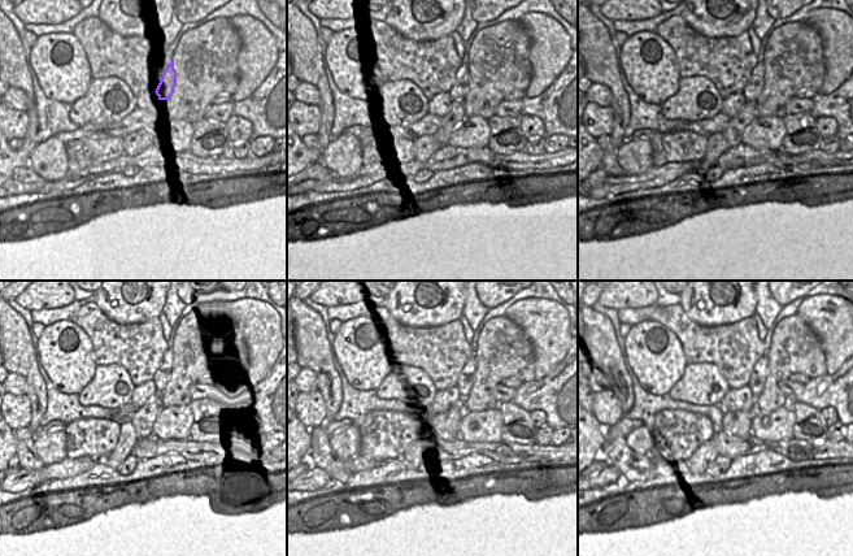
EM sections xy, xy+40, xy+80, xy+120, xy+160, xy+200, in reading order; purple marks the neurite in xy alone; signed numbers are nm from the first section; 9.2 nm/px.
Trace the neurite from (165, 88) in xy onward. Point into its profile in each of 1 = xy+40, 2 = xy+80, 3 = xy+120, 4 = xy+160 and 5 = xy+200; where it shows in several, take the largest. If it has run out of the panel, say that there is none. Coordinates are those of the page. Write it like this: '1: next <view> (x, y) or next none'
1: next xy+40 (457, 92)
2: next xy+80 (752, 90)
3: next xy+120 (181, 338)
4: next xy+160 (465, 381)
5: next xy+200 (757, 378)

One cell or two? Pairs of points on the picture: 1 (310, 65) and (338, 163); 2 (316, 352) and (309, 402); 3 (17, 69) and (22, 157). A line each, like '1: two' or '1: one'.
1: two
2: two
3: one

